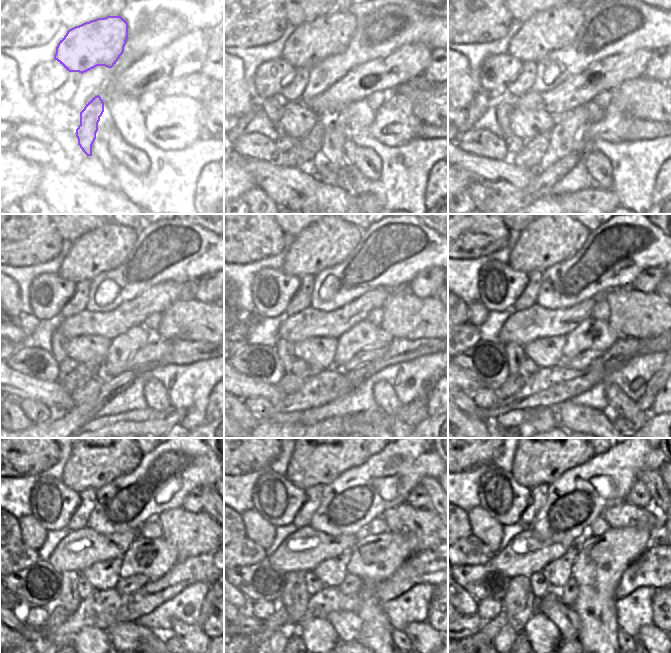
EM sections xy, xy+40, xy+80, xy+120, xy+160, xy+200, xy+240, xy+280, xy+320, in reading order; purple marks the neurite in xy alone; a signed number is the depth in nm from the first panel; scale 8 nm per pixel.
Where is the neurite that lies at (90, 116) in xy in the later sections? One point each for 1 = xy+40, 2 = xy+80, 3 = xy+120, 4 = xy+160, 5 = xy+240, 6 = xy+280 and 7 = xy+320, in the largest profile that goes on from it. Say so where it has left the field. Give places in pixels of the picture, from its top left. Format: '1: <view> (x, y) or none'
1: xy+40 (308, 148)
2: xy+80 (530, 155)
3: xy+120 (83, 372)
4: xy+160 (290, 383)
5: xy+240 (57, 615)
6: xy+280 (280, 617)
7: xy+320 (491, 628)

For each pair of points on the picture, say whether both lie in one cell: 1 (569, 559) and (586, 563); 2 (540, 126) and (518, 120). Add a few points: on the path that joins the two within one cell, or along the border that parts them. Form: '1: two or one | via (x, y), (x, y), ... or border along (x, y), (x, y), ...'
1: two | border along (578, 544), (578, 554), (572, 565), (571, 575)
2: one | via (535, 123), (523, 123)

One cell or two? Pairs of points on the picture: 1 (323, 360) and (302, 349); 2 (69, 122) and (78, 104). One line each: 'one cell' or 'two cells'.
1: one cell
2: two cells

